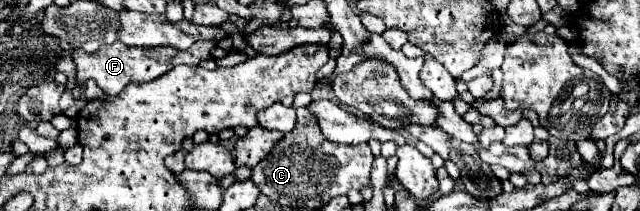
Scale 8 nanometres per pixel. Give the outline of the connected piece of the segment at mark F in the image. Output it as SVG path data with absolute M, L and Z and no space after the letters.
M111 43L111 45L103 45L99 51L95 53L85 53L81 49L73 51L73 59L77 63L77 89L75 89L75 97L79 95L79 87L85 85L87 79L95 79L97 85L107 93L107 95L119 95L129 83L147 83L153 81L157 77L161 77L163 73L171 71L175 65L199 65L199 61L203 59L213 59L211 49L215 45L207 43L207 45L191 45L187 51L175 49L175 47L131 47L123 43Z

